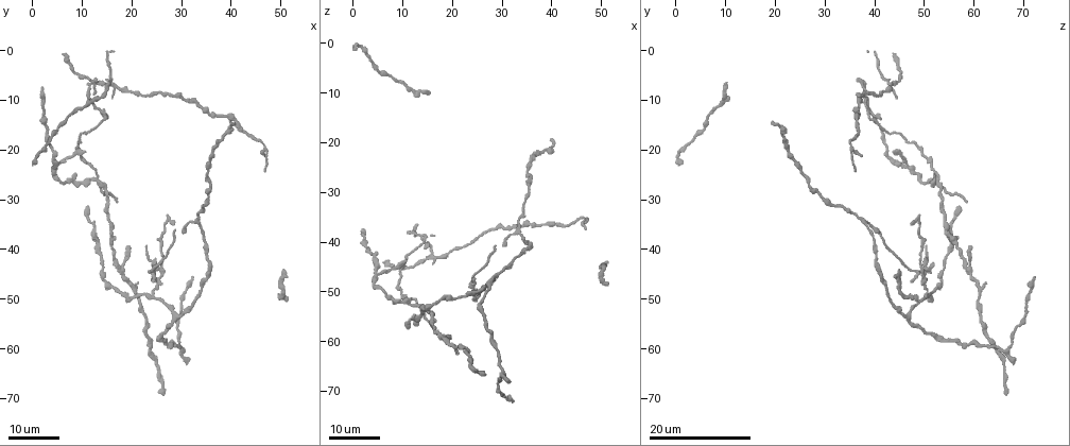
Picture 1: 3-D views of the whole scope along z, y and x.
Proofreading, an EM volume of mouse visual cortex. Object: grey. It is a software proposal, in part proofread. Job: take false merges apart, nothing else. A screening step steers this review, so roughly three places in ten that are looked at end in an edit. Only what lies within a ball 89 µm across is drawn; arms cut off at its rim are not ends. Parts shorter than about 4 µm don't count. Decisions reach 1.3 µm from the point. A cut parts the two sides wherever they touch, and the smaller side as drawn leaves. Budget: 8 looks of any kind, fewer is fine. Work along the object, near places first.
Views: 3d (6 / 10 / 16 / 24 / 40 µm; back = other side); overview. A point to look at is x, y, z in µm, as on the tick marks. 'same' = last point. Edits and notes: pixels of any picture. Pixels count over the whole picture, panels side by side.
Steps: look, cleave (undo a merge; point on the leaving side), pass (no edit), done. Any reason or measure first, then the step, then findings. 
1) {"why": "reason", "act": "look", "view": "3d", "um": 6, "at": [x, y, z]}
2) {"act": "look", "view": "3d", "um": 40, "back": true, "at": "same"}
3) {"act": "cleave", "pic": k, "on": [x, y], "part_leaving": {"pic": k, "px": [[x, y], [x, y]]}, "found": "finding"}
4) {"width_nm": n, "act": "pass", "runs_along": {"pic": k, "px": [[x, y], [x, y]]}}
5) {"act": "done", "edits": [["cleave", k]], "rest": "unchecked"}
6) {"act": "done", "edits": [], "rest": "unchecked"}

{"why": "looks like a crossing", "act": "look", "view": "3d", "um": 16, "at": [32.5, 34.0, 38.0]}

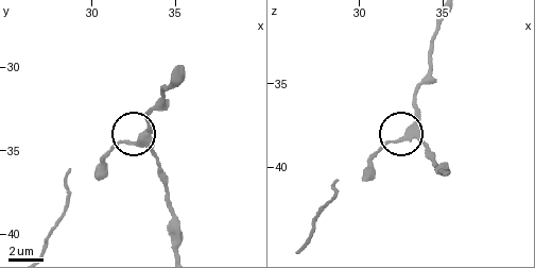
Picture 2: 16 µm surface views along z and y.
{"act": "look", "view": "3d", "um": 6, "at": [33.0, 34.4, 37.9]}

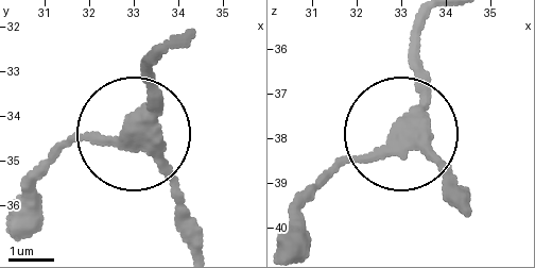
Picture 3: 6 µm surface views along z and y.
{"width_nm": 330, "act": "pass", "runs_along": {"pic": 3, "px": [[197, 244], [167, 174], [128, 133], [52, 160]]}, "found": "one neuron here"}

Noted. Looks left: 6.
{"why": "four-way junction", "act": "look", "view": "3d", "um": 16, "at": [25.5, 46.0, 50.0]}

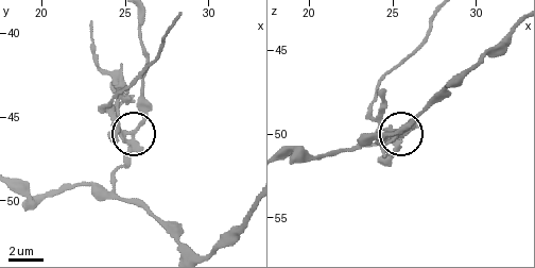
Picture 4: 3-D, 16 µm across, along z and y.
{"act": "look", "view": "3d", "um": 6, "at": "same"}

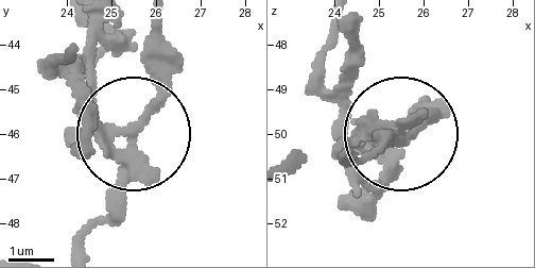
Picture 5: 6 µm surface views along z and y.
{"arms": 4, "act": "cleave", "pic": 5, "on": [89, 77], "found": "two neurons meet here"}

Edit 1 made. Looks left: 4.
{"why": "see it whole again", "act": "look", "view": "overview"}

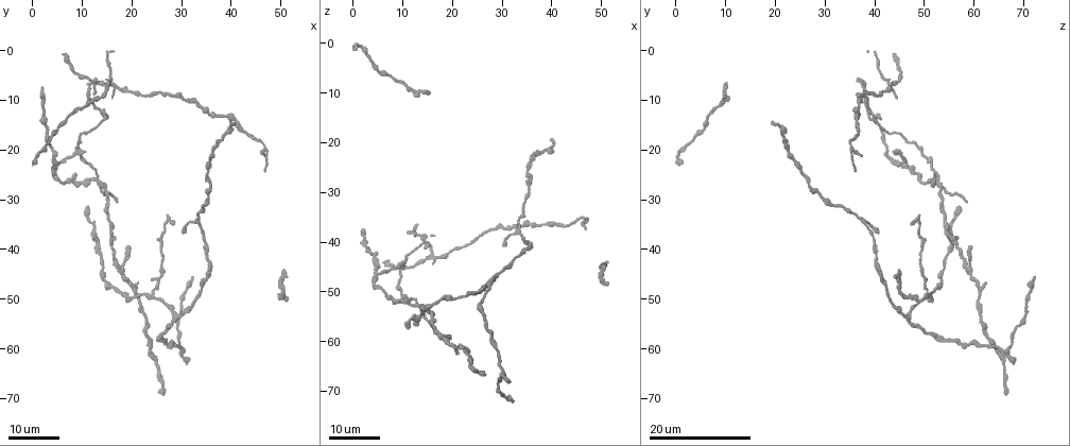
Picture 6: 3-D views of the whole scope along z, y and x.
{"why": "a fork", "act": "look", "view": "3d", "um": 16, "at": [16.5, 38.0, 55.0]}

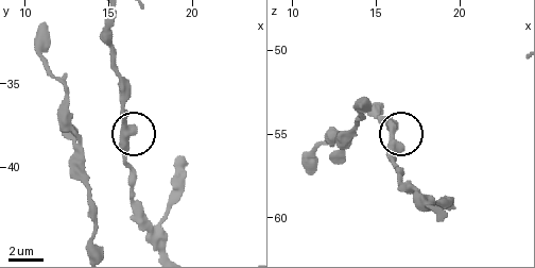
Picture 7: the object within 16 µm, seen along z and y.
{"act": "look", "view": "3d", "um": 10, "at": [16.0, 37.8, 55.6]}

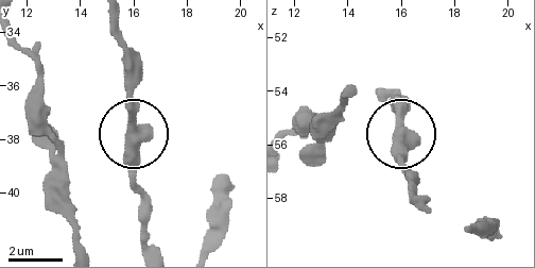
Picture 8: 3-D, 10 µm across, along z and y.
{"arms": 3, "act": "pass", "runs_along": {"pic": 8, "px": [[126, 49], [134, 188]]}, "found": "all the same neuron"}

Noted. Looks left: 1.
{"act": "done", "edits": [["cleave", 5]], "rest": "unchecked"}

